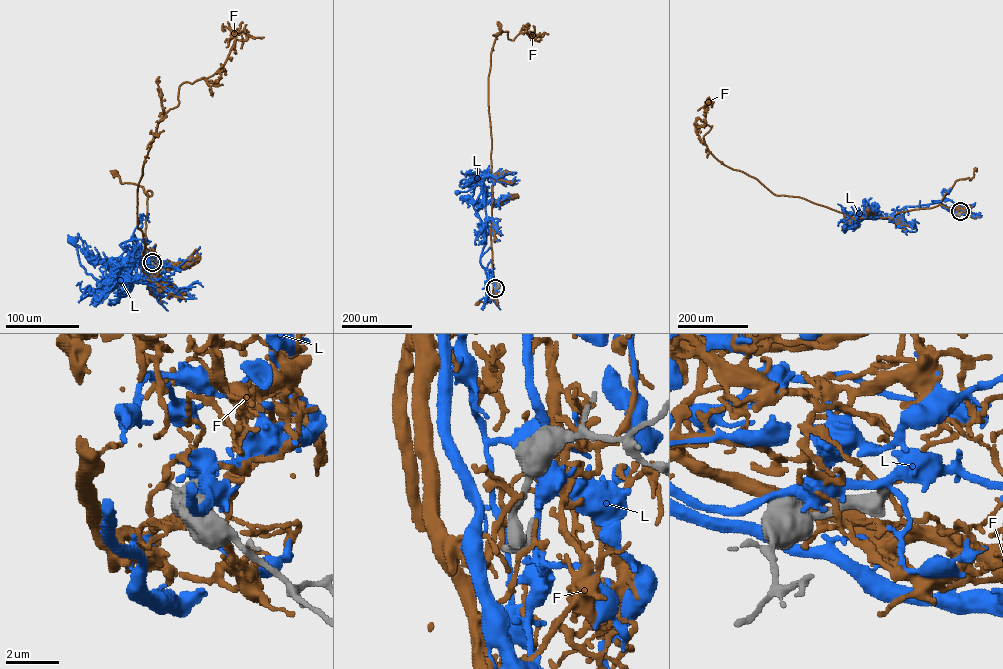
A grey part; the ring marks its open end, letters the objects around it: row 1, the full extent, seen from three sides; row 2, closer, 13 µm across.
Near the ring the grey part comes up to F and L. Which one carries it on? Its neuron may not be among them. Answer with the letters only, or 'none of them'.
none of them

